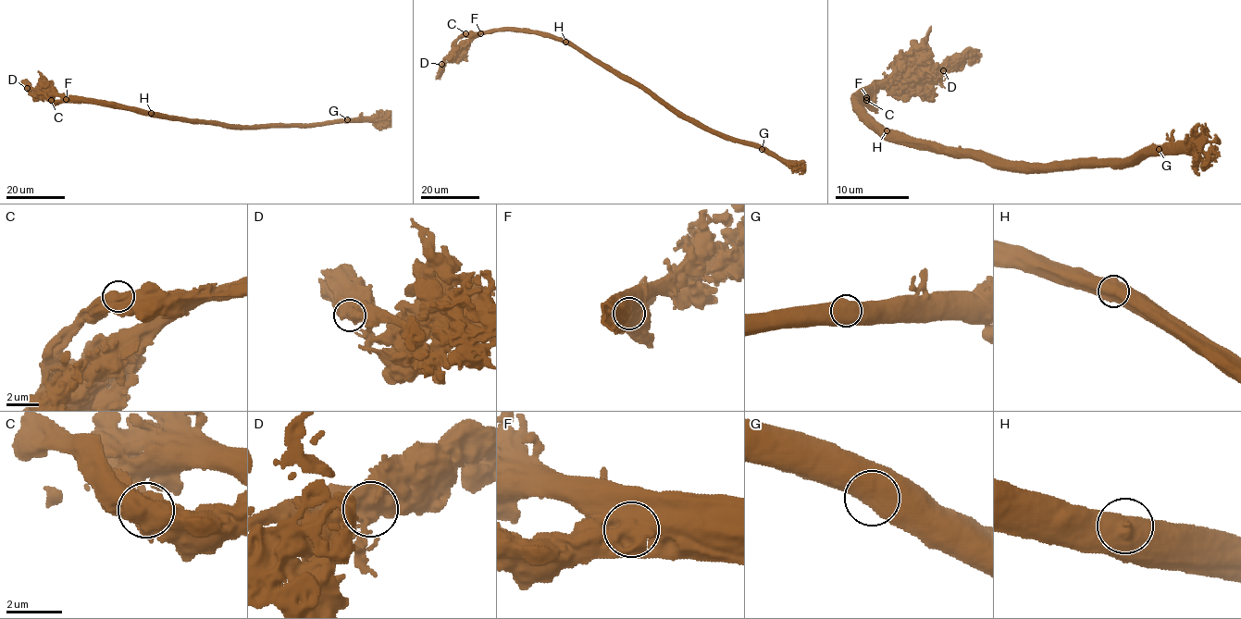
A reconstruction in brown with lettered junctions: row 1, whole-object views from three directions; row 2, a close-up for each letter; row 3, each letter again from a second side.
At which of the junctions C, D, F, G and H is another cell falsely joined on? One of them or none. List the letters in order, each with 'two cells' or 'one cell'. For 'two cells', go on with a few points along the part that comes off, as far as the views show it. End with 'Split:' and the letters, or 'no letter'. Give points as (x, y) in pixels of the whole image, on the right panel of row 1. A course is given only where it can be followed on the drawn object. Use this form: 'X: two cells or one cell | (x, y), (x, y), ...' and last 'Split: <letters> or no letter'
C: one cell
D: one cell
F: two cells | (866, 98), (868, 100), (892, 80), (973, 63), (982, 54)
G: one cell
H: one cell
Split: F

